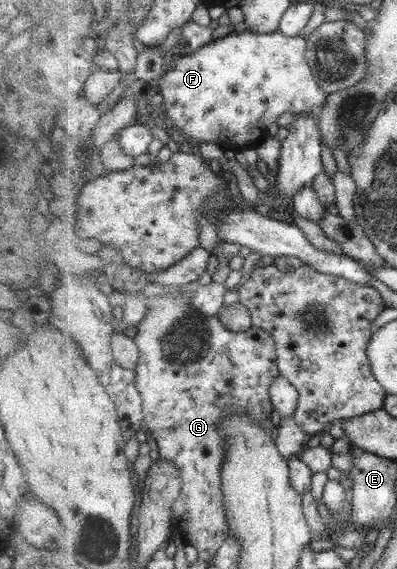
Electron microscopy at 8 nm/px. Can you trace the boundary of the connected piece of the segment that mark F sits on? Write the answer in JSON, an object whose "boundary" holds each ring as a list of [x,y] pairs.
{"boundary":[[[248,29],[240,34],[231,32],[212,40],[195,52],[180,54],[161,78],[154,94],[160,95],[165,108],[165,123],[177,128],[199,142],[215,142],[225,151],[241,152],[257,149],[268,136],[271,124],[285,112],[302,114],[322,108],[328,93],[315,78],[307,54],[307,39],[302,35],[290,37],[280,30],[255,33]]]}

